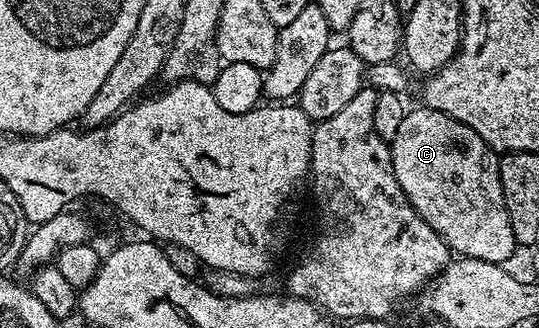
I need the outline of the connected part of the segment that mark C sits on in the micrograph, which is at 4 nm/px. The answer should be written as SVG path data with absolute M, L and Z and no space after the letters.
M408 108L401 119L397 135L390 141L393 175L401 185L401 191L409 203L441 237L452 254L469 259L481 259L485 263L503 265L517 252L513 223L509 223L509 211L505 211L505 195L501 191L499 157L489 148L485 139L477 135L465 123L453 119L436 109Z

